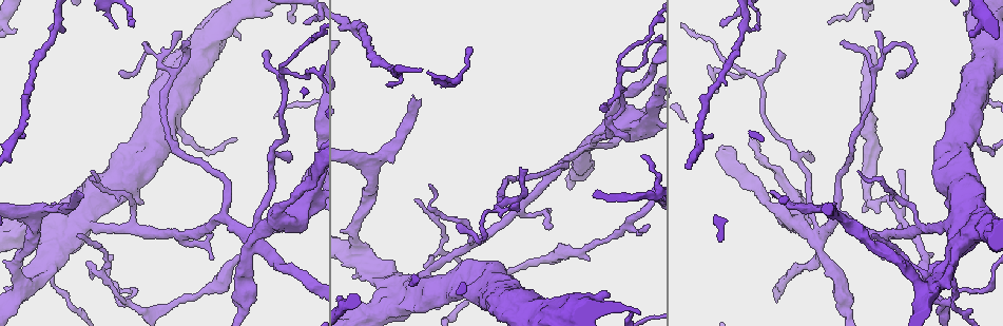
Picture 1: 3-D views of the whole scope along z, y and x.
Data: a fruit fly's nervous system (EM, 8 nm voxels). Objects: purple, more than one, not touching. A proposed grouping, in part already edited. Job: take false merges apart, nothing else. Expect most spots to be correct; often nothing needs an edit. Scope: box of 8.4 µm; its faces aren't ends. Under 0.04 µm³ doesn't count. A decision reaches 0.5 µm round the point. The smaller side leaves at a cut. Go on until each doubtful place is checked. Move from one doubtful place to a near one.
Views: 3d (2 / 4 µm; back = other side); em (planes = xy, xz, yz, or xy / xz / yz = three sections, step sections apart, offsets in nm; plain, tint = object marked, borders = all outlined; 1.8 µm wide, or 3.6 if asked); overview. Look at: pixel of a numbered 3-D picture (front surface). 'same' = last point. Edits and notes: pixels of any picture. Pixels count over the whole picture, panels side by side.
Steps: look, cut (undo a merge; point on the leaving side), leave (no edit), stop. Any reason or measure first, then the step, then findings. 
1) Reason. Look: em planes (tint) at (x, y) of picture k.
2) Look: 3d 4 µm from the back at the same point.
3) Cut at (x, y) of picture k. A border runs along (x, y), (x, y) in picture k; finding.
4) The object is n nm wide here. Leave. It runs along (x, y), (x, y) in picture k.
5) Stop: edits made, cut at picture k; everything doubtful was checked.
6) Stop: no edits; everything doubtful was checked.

Sudden change in width. Look: em xz step 8 (tint) at (792, 222) of picture 1.

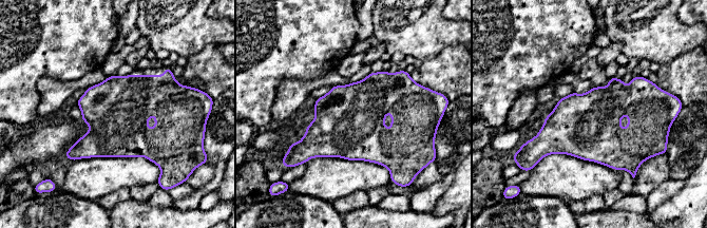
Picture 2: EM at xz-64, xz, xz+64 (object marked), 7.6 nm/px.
Look: em xy step 8 (tint) at the same point.

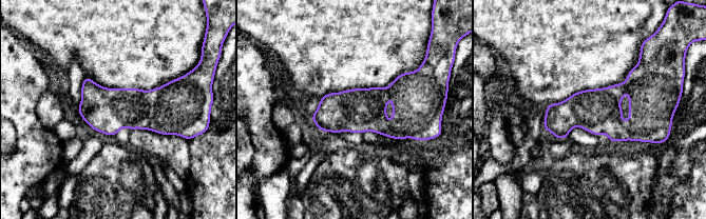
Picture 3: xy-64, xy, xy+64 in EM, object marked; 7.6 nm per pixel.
Leave. Continuous, no second neuron.

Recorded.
Looks like a crossing. Look: 3d 4 µm at (590, 144) of picture 1.

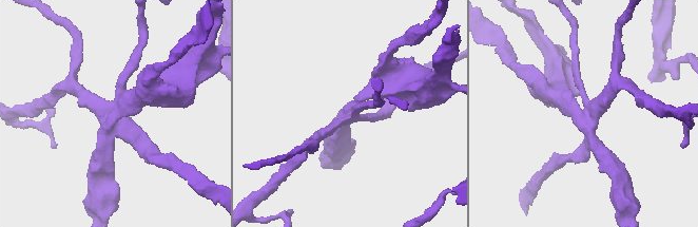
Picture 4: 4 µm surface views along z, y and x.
Shape alone is not enough. Look: em planes (tint) at (344, 118) of picture 4.

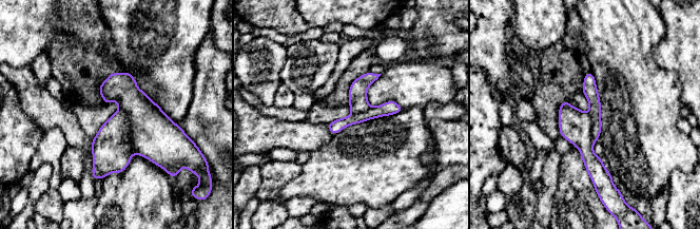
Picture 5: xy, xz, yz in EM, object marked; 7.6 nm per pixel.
Cut at (112, 151) of picture 5. Two neurons meet here.

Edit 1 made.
See it whole again. Look: overview.

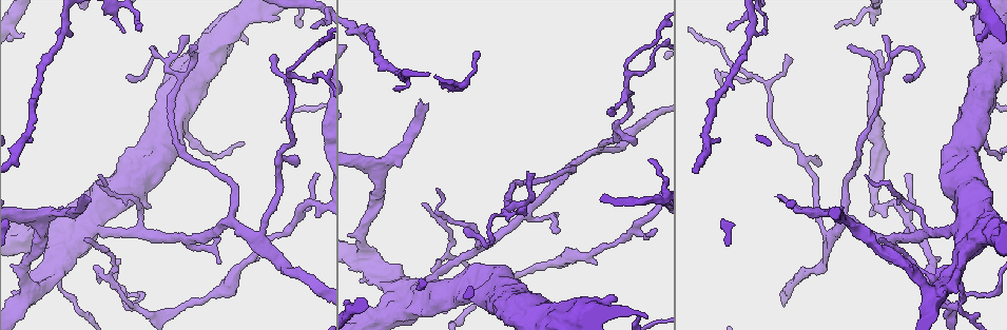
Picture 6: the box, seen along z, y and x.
Abrupt turn. Look: em planes (borders) at (930, 295) of picture 6.

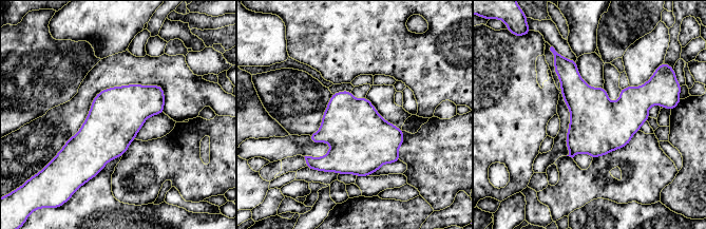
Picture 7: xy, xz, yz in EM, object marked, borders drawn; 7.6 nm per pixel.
Leave. All the same neuron.

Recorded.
Stop: edits made, cut at picture 5; everything doubtful was checked.

